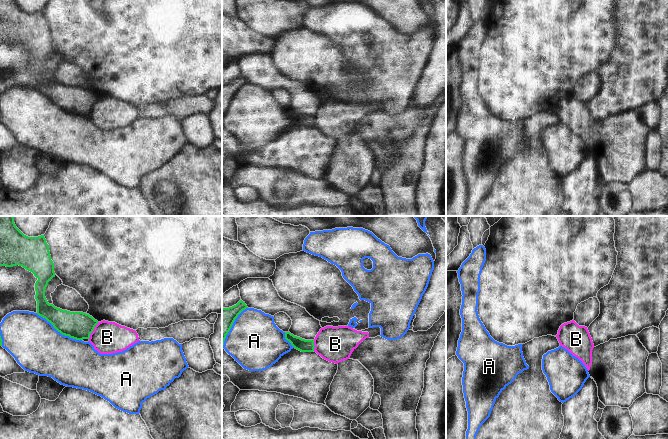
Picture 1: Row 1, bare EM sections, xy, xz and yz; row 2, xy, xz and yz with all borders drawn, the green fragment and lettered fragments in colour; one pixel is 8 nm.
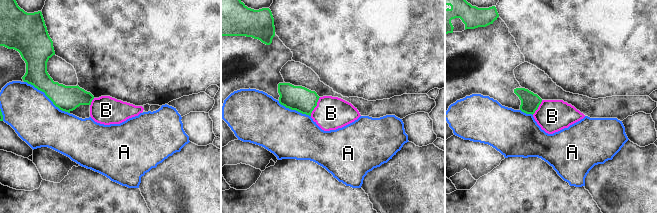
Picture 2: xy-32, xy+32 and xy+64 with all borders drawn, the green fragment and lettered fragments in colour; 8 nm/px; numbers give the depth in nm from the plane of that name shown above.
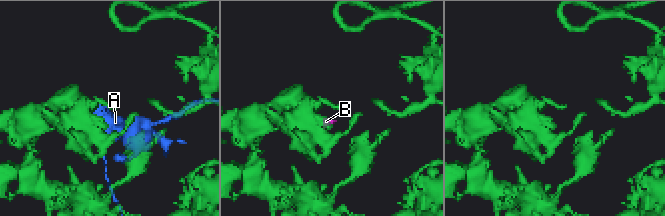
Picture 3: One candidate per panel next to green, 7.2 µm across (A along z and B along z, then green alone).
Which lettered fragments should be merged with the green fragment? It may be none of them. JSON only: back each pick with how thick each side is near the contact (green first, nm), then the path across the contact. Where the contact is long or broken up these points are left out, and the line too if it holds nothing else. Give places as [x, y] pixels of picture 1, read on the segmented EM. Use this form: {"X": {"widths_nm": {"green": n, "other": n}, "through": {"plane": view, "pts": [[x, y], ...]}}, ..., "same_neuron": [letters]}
{"same_neuron": []}

